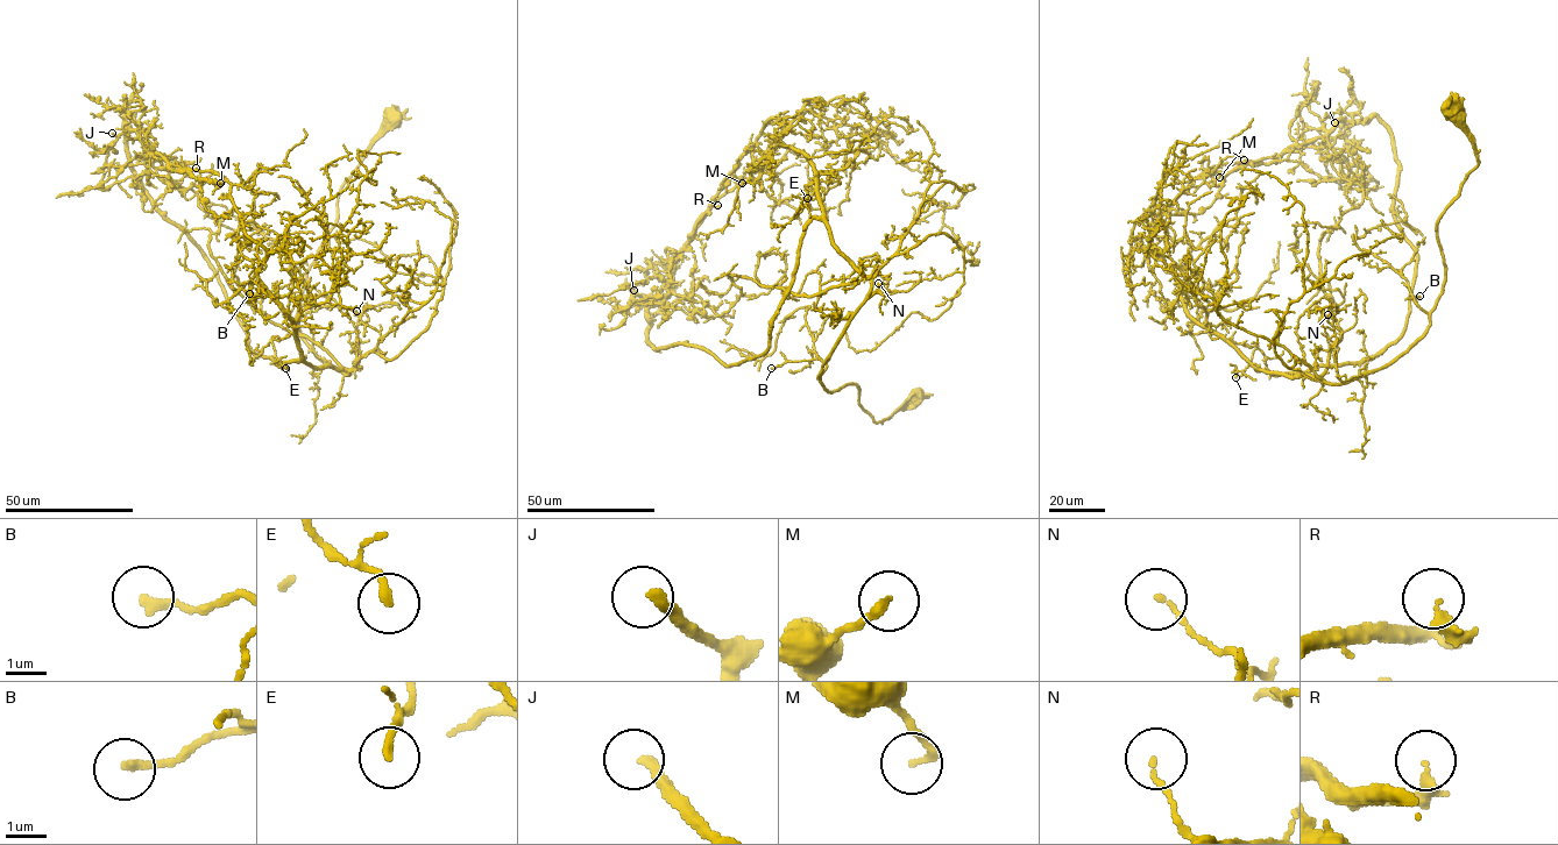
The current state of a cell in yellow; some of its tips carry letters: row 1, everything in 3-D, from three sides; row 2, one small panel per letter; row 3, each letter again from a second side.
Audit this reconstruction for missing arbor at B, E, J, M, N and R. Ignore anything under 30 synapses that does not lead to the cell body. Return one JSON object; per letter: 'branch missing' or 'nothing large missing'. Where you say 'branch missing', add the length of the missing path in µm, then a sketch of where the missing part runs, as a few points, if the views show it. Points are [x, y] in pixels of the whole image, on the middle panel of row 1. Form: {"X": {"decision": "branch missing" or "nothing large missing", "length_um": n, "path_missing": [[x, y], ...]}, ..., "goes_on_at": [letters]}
{"B": {"decision": "nothing large missing"}, "E": {"decision": "nothing large missing"}, "J": {"decision": "branch missing", "length_um": 20, "path_missing": [[634, 290], [613, 275], [607, 283]]}, "M": {"decision": "nothing large missing"}, "N": {"decision": "nothing large missing"}, "R": {"decision": "nothing large missing"}, "goes_on_at": ["J"]}

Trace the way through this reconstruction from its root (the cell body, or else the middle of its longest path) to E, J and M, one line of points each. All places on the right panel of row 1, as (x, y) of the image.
E: (1450, 106), (1478, 164), (1437, 225), (1428, 329), (1341, 383), (1266, 371), (1227, 339), (1256, 347), (1236, 377)
J: (1450, 106), (1478, 164), (1430, 326), (1341, 383), (1318, 247), (1362, 189), (1335, 122)
M: (1450, 106), (1478, 164), (1437, 225), (1442, 295), (1345, 383), (1255, 368), (1188, 313), (1148, 235), (1219, 177)

